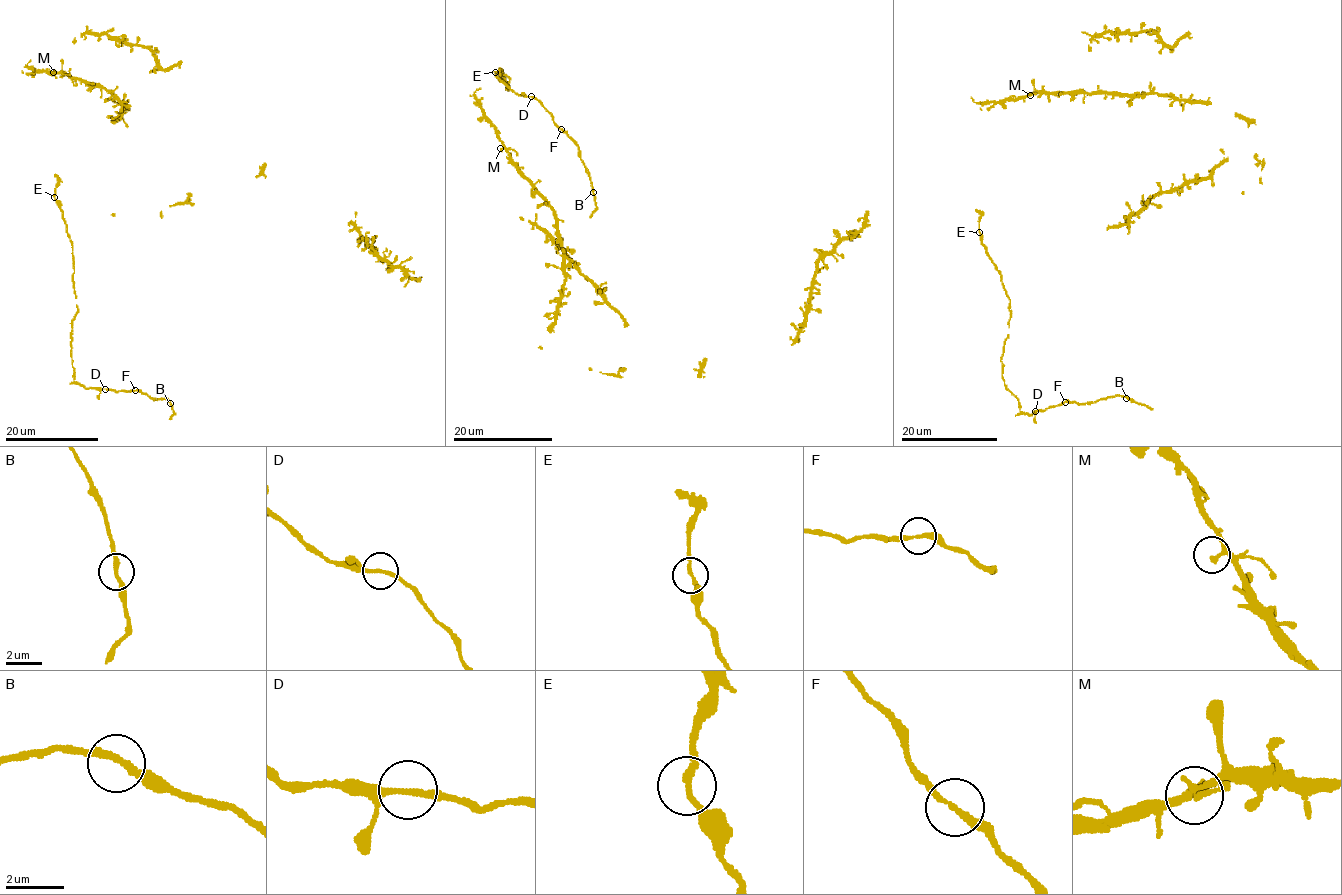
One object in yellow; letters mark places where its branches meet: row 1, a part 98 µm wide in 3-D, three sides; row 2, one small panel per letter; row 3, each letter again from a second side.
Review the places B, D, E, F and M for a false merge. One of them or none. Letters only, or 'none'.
E

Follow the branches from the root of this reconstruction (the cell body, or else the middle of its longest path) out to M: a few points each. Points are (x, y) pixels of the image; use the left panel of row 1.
M: (80, 78), (53, 72)

